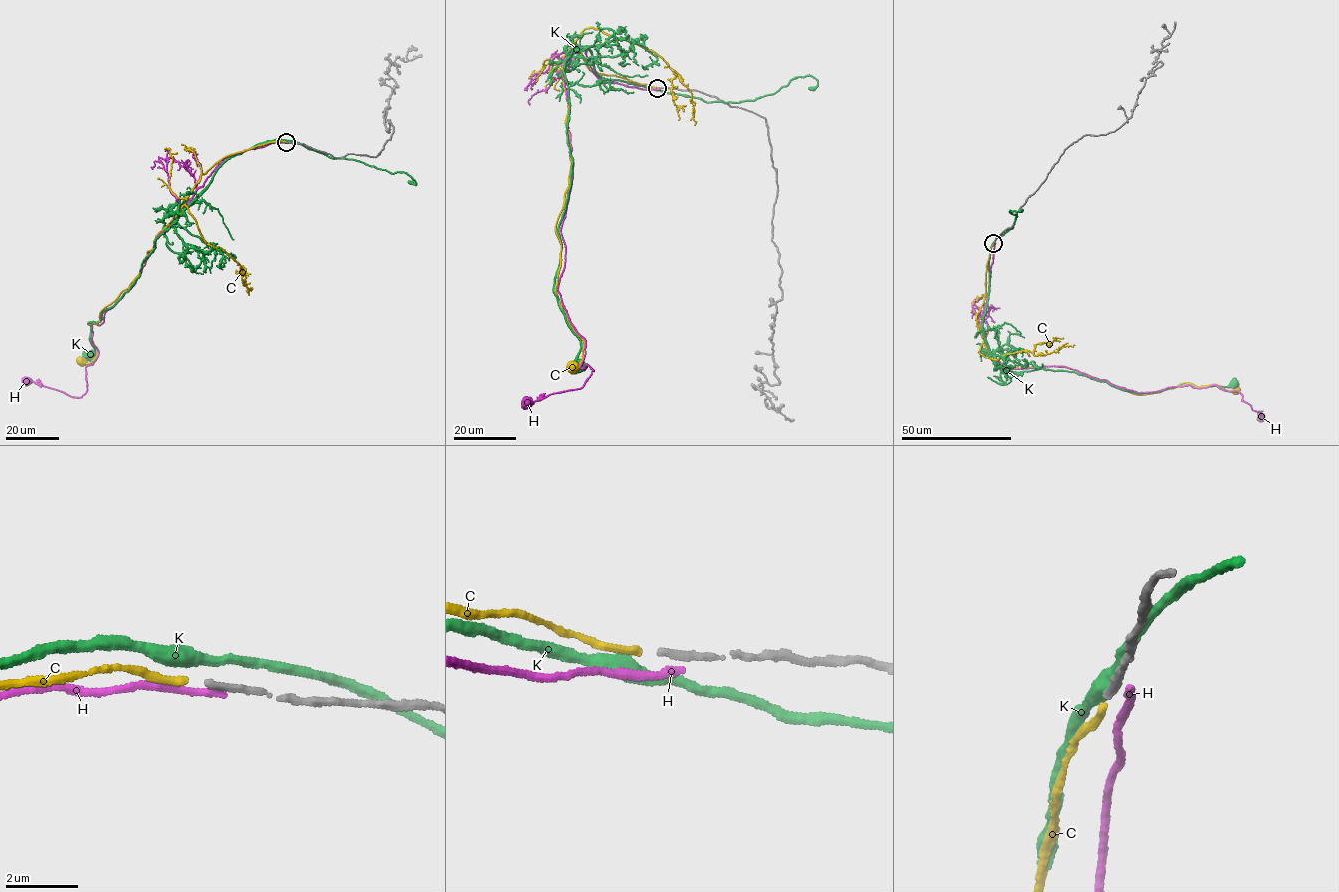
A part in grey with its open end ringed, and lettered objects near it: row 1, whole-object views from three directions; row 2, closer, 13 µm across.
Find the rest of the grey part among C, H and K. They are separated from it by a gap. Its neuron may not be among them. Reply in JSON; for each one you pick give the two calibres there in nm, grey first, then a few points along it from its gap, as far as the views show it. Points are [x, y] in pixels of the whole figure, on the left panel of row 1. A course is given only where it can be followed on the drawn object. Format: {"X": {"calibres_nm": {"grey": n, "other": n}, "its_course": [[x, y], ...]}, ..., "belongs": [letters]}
{"C": {"calibres_nm": {"grey": 190, "other": 200}, "its_course": [[285, 141], [228, 154], [201, 175], [137, 276], [97, 324], [89, 324], [97, 352], [90, 364], [81, 360]]}, "belongs": ["C"]}

